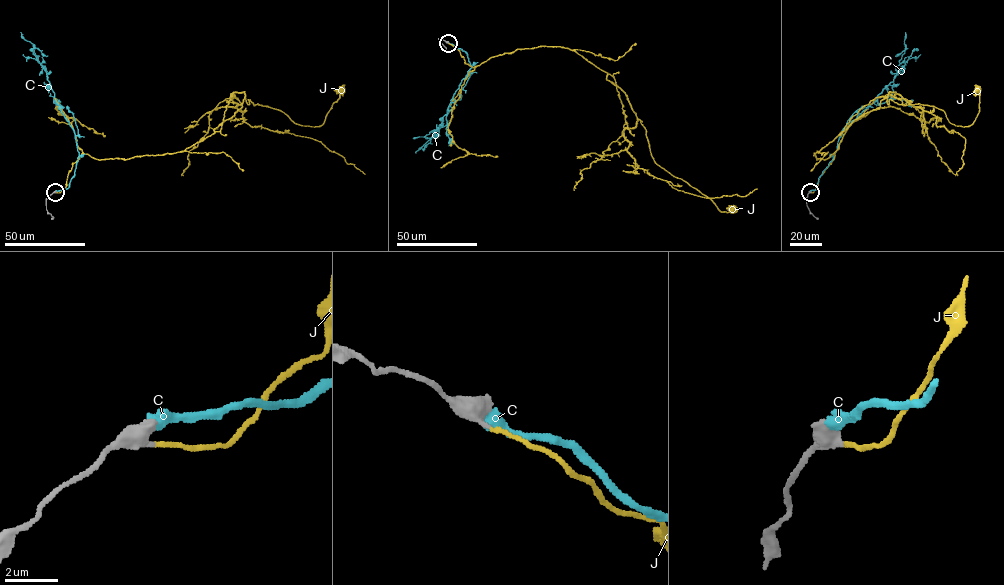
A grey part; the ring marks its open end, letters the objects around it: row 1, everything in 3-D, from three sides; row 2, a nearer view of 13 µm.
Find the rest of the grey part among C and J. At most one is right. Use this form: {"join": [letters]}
{"join": ["J"]}

